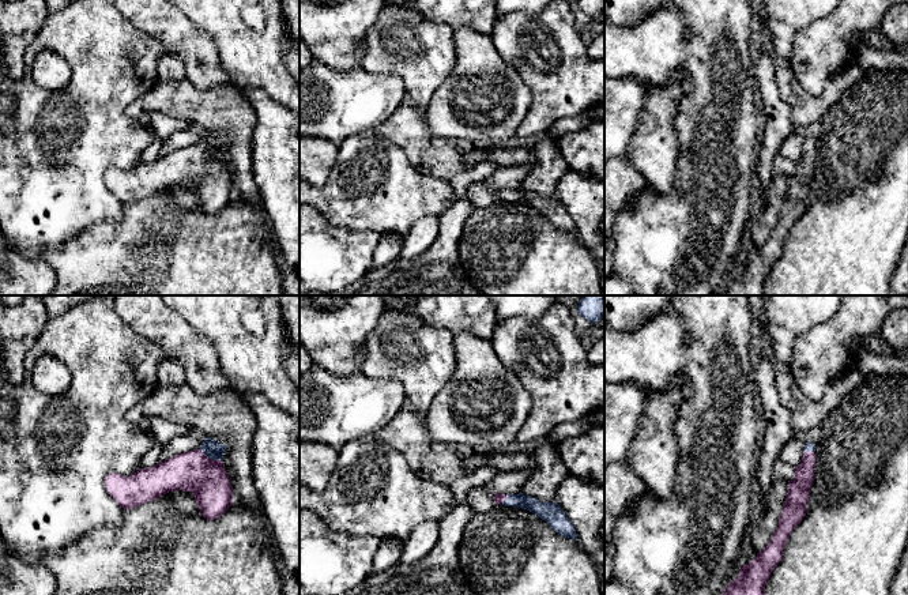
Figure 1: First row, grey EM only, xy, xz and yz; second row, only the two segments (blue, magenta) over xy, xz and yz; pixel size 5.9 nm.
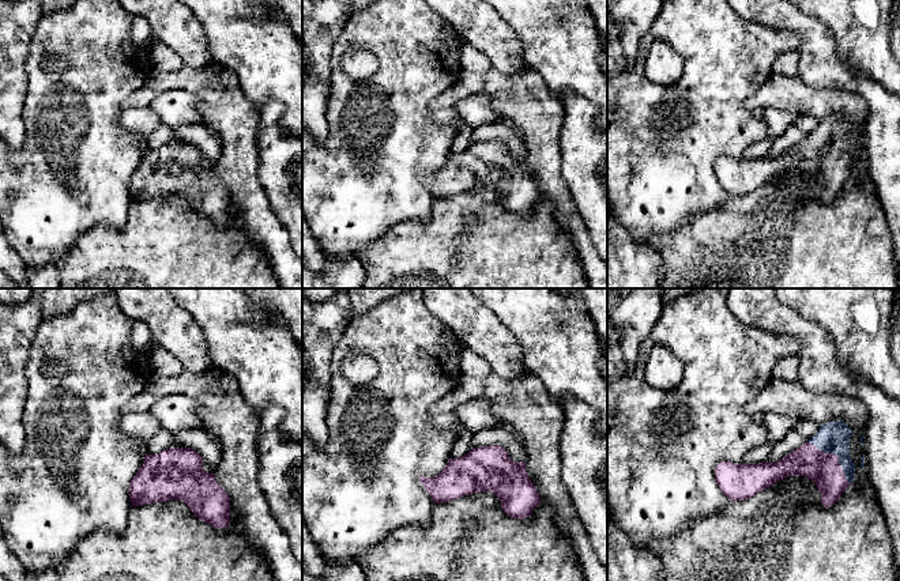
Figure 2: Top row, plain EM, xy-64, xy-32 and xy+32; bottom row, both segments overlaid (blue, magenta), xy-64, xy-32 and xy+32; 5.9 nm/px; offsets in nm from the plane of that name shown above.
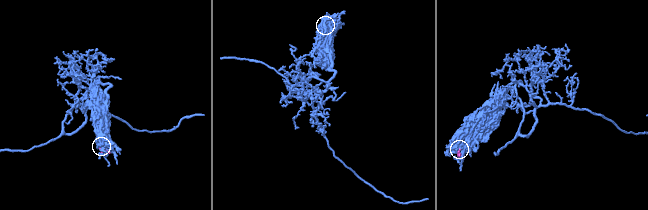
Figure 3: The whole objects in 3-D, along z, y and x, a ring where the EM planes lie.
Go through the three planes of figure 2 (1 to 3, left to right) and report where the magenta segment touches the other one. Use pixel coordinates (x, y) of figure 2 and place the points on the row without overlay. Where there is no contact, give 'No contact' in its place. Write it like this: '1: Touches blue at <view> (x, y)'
1: No contact
2: No contact
3: Touches blue at xy+32 (835, 148)

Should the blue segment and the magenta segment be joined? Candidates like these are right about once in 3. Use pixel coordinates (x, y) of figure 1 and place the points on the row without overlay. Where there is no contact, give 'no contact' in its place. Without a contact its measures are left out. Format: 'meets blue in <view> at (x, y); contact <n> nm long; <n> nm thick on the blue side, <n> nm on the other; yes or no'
meets blue in xy at (210, 153); contact 150 nm long; 110 nm thick on the blue side, 240 nm on the other; yes

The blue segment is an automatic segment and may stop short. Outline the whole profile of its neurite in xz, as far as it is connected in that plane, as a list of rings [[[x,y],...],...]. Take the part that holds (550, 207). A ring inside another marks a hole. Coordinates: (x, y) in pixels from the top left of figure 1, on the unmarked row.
[[[494,188],[494,196],[498,200],[524,203],[545,215],[558,230],[577,236],[573,218],[555,196],[542,197],[538,193],[525,191],[523,188]]]

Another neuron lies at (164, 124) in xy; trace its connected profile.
[[[161,110],[148,113],[146,118],[155,136],[161,138],[163,142],[176,131],[187,129],[191,125],[187,118],[176,117]]]

